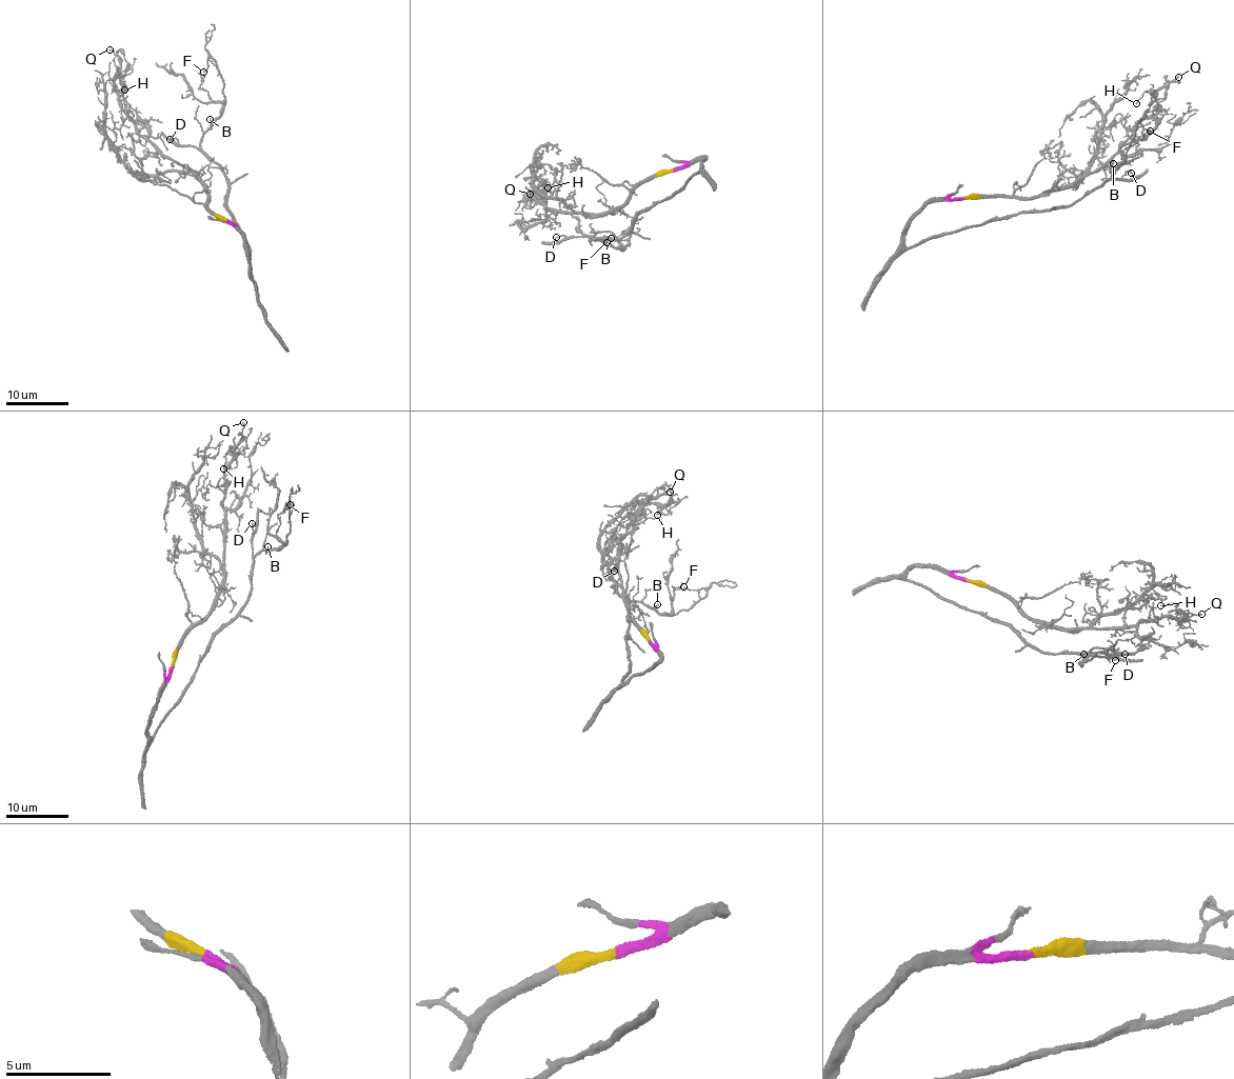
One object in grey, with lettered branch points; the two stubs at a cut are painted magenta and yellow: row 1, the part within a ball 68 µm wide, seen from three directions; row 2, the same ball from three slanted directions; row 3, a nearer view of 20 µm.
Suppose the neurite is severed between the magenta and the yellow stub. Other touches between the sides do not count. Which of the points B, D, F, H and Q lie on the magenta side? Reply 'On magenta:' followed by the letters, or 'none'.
On magenta: B, D, F

